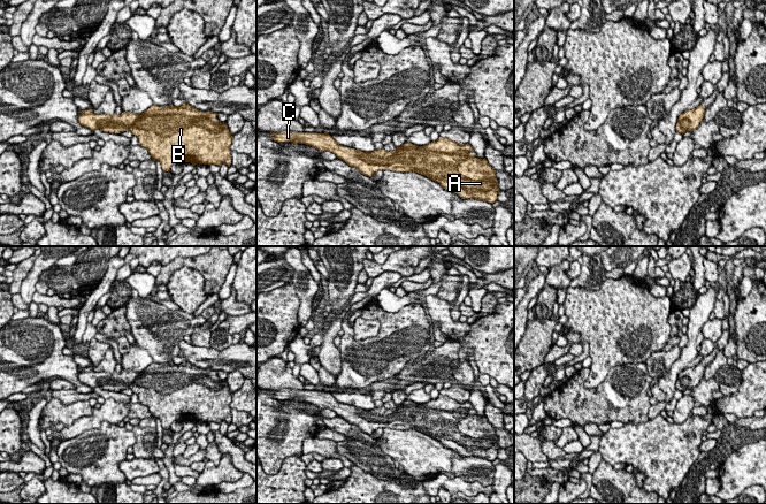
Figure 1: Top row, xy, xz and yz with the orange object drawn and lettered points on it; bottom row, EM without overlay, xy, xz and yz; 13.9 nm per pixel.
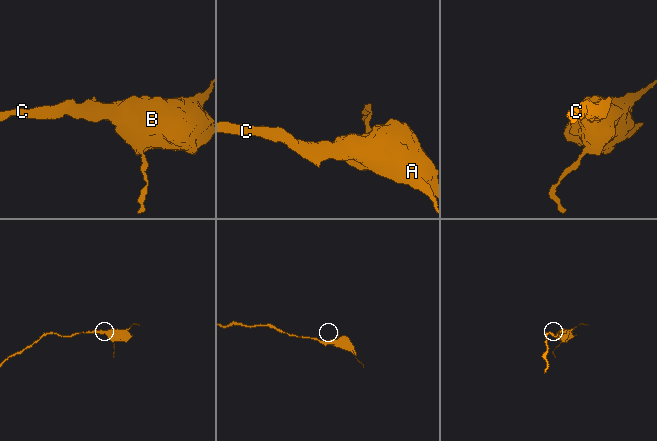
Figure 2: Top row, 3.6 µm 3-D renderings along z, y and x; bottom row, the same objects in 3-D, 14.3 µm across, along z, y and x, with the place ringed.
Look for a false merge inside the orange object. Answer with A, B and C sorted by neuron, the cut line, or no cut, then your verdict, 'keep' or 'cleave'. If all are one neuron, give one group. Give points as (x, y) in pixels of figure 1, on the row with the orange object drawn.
groups A B C; cut none; keep

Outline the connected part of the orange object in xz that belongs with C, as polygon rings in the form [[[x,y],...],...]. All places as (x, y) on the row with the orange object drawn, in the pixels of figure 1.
[[[271,132],[277,143],[299,142],[320,152],[332,152],[361,174],[371,177],[378,170],[415,171],[439,183],[444,189],[462,199],[476,199],[493,204],[500,191],[496,170],[487,159],[474,156],[473,147],[439,137],[428,145],[418,146],[408,140],[395,151],[375,150],[361,152],[339,145],[329,133],[317,132]]]

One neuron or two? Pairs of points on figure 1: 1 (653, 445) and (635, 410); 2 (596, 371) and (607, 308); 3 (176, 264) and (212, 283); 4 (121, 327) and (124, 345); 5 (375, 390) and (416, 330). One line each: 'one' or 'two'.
1: two
2: one
3: one
4: one
5: two

